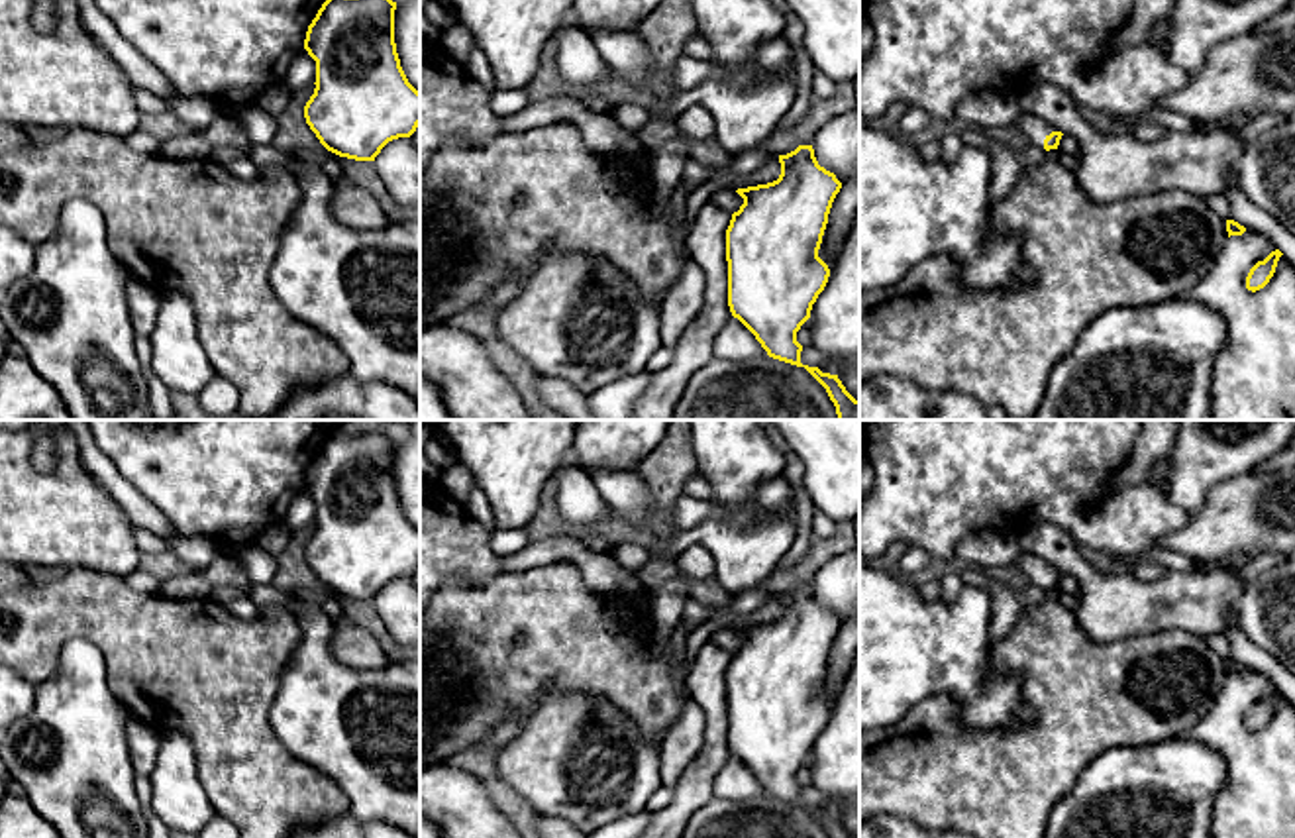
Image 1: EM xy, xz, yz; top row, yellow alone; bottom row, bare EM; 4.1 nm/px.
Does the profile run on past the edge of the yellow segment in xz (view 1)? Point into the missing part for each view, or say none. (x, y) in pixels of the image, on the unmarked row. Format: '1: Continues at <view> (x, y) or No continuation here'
1: No continuation here

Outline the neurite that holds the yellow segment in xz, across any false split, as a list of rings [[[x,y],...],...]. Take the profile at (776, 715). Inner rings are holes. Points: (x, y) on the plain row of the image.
[[[799,585],[795,591],[779,595],[779,602],[777,620],[736,630],[744,644],[732,654],[726,669],[728,746],[769,797],[804,807],[830,838],[854,838],[838,814],[803,805],[803,785],[797,781],[797,771],[810,758],[812,744],[830,716],[818,689],[842,622],[818,604],[812,585]]]

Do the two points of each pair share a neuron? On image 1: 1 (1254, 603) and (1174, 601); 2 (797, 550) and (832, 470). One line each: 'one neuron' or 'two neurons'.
1: two neurons
2: two neurons

